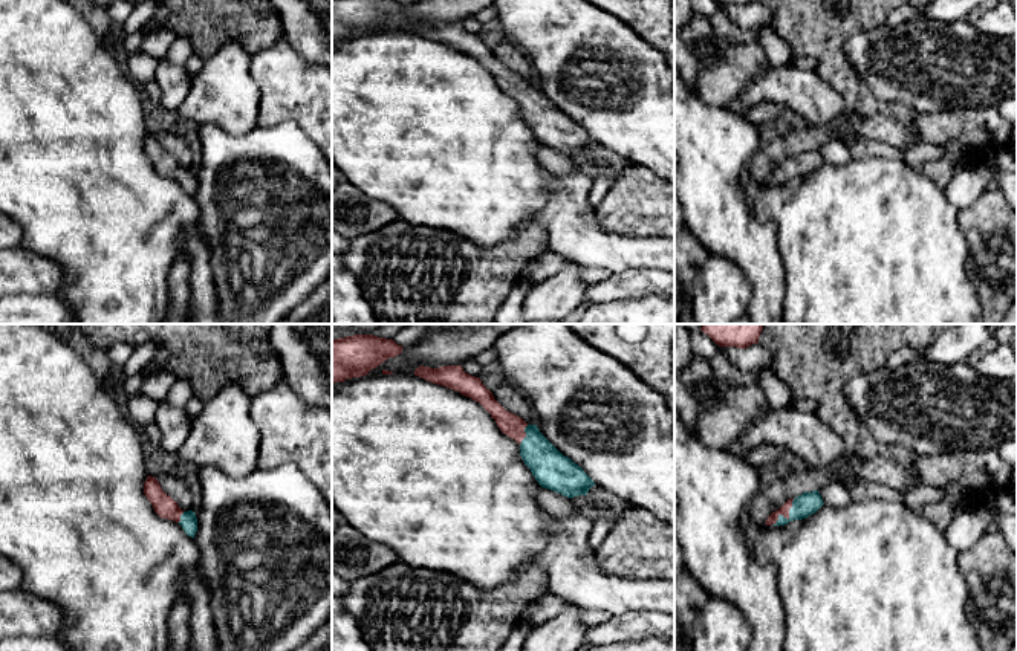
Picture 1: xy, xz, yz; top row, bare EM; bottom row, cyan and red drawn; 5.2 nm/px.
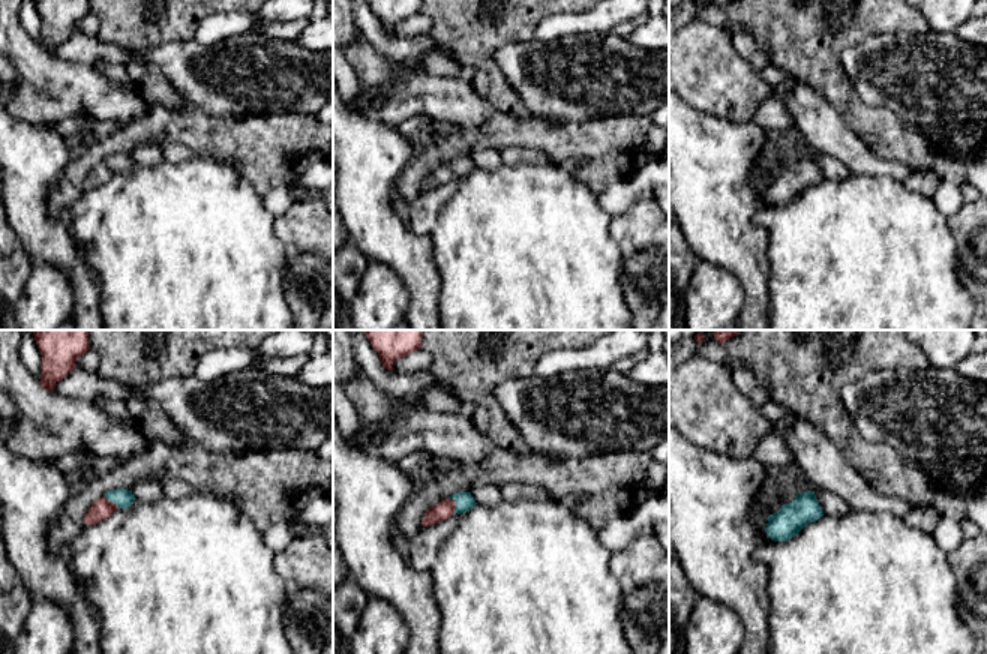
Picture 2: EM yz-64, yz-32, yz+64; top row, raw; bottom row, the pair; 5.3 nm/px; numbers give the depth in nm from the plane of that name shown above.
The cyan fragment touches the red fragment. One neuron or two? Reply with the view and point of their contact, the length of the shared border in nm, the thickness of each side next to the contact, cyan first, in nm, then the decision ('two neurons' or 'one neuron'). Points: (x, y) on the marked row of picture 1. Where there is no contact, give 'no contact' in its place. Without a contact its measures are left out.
yz (786, 518) | 180 nm | 120/50 nm | one neuron

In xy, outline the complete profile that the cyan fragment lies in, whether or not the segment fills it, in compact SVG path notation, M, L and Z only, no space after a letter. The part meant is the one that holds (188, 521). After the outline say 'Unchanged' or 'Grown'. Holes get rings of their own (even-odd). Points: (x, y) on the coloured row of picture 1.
M147 477L144 483L144 494L161 518L179 523L185 533L194 538L197 532L196 513L193 510L184 512L177 503L162 491L159 481L154 477Z. Grown

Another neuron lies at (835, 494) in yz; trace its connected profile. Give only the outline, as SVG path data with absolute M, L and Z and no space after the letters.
M840 480L824 484L818 492L823 498L823 503L833 509L849 506L853 501L849 489Z

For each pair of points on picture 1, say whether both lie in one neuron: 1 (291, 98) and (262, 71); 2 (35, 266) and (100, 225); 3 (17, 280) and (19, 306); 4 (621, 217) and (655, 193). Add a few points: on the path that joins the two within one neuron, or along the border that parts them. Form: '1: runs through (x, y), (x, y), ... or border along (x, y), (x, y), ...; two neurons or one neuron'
1: runs through (283, 90), (269, 77); one neuron
2: border along (20, 245), (63, 268), (68, 280), (61, 292); two neurons
3: border along (55, 294), (16, 295); two neurons
4: runs through (629, 210), (647, 200); one neuron

